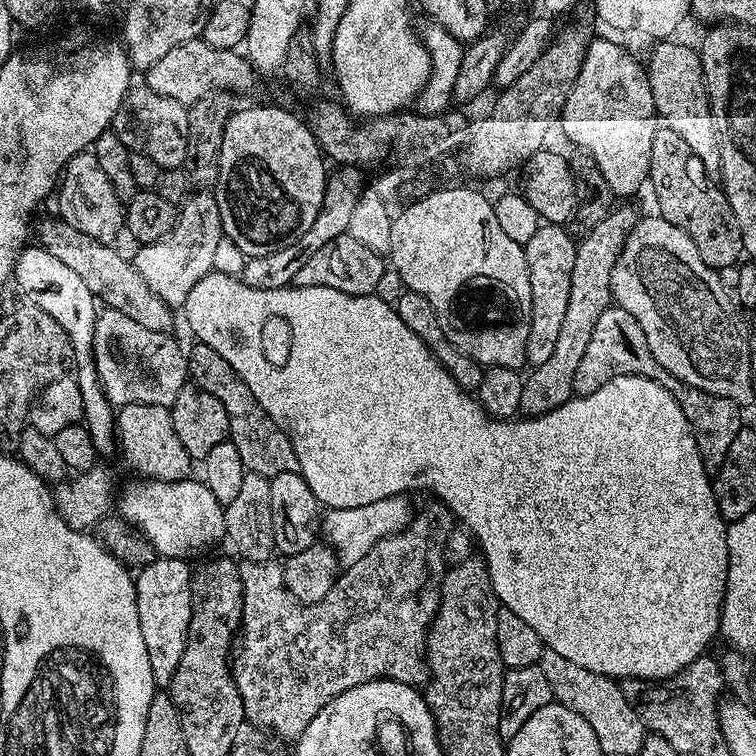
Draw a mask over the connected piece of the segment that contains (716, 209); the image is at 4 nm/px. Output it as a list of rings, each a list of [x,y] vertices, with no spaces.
[[[657,127],[654,142],[650,146],[648,179],[660,203],[659,215],[694,238],[694,246],[698,246],[698,254],[702,254],[702,262],[706,262],[706,266],[719,270],[740,260],[742,229],[724,197],[723,187],[715,186],[708,192],[710,180],[702,162],[673,128]]]

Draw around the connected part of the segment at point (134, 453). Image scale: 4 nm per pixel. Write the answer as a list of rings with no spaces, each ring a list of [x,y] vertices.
[[[126,404],[115,413],[116,440],[135,475],[149,480],[183,480],[194,467],[192,455],[182,446],[169,409],[153,404]]]

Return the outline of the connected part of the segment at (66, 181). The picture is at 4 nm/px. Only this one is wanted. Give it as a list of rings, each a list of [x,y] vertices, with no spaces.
[[[90,150],[79,152],[77,156],[72,156],[65,164],[62,171],[62,179],[58,184],[58,196],[59,192],[59,219],[65,220],[70,226],[74,226],[74,230],[82,230],[82,234],[90,234],[90,238],[105,242],[115,241],[115,236],[122,232],[124,228],[122,201],[114,194],[114,186],[110,186],[110,178],[106,178],[106,173],[102,171],[102,166],[98,166],[98,158]]]

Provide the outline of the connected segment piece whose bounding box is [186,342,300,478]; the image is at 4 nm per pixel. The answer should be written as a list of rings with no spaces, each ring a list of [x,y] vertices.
[[[199,342],[193,345],[186,352],[191,383],[206,394],[214,394],[214,398],[222,402],[228,419],[228,435],[232,444],[238,446],[238,455],[241,456],[245,469],[269,478],[283,472],[299,472],[298,454],[294,454],[294,446],[288,441],[287,434],[272,421],[266,410],[262,410],[262,406],[258,406],[258,398],[250,394],[250,386],[242,382],[234,366],[230,366],[230,362],[226,362],[226,358],[218,354],[218,350],[210,350],[210,346]]]

